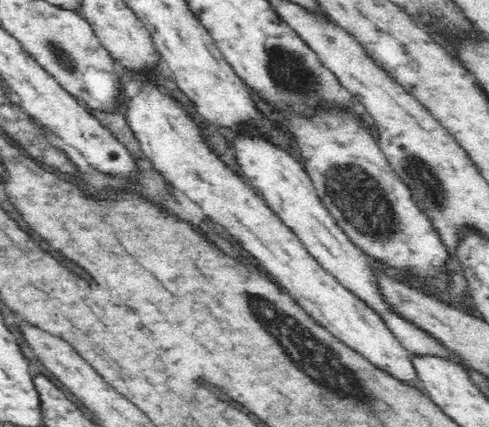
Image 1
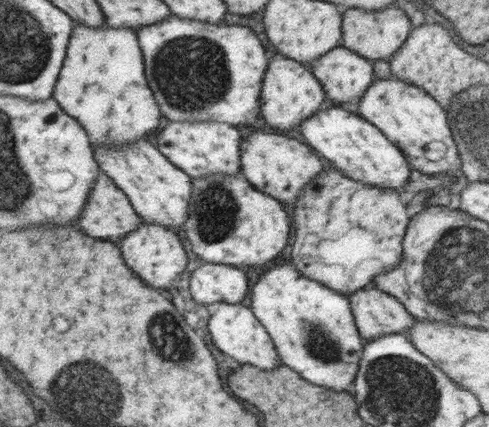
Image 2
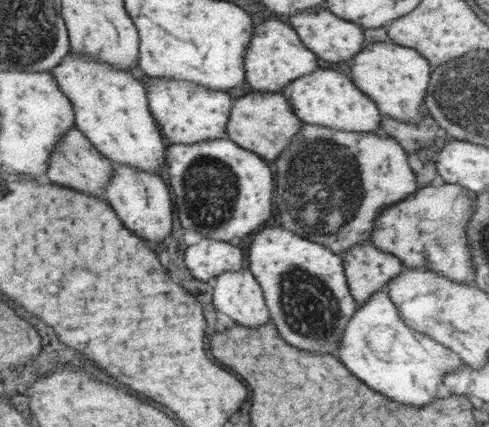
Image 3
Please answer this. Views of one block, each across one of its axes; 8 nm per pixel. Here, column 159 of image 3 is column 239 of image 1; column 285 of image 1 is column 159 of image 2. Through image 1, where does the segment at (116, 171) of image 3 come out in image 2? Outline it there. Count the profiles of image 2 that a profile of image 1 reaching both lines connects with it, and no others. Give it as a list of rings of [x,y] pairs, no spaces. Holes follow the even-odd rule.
[[[139,218],[139,226],[123,236],[123,244],[119,244],[119,248],[123,248],[123,256],[127,256],[131,270],[153,288],[169,288],[171,278],[177,278],[177,272],[181,272],[187,264],[185,250],[181,248],[181,242],[171,232],[171,228],[145,218]]]

